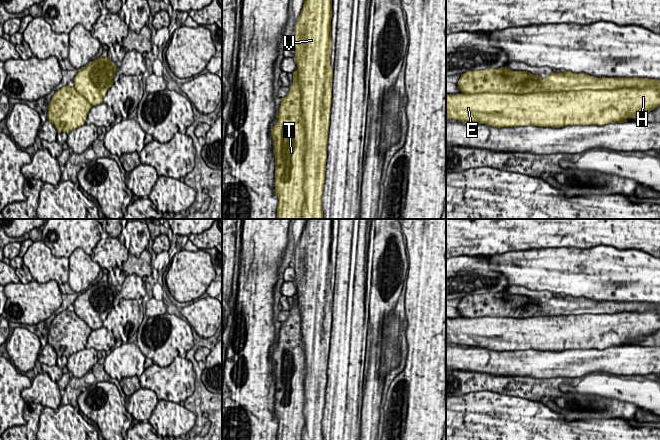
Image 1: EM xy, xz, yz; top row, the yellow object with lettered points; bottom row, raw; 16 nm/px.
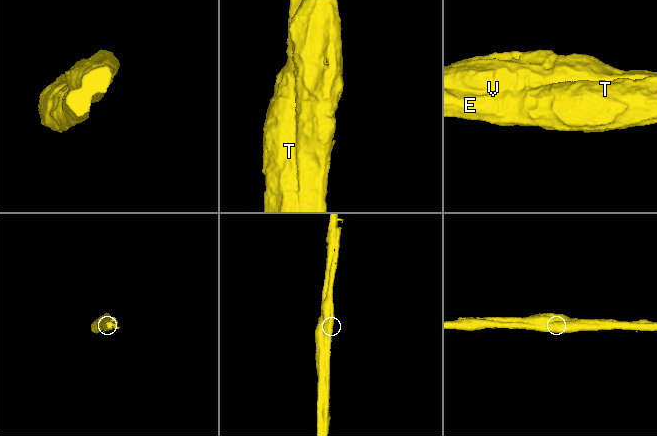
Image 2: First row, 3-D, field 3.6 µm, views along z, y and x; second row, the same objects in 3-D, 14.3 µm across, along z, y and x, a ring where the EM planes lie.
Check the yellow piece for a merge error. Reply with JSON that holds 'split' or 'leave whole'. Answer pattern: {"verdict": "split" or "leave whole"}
{"verdict": "split"}

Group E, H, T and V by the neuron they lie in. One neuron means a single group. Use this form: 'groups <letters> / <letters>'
groups E H T / V

